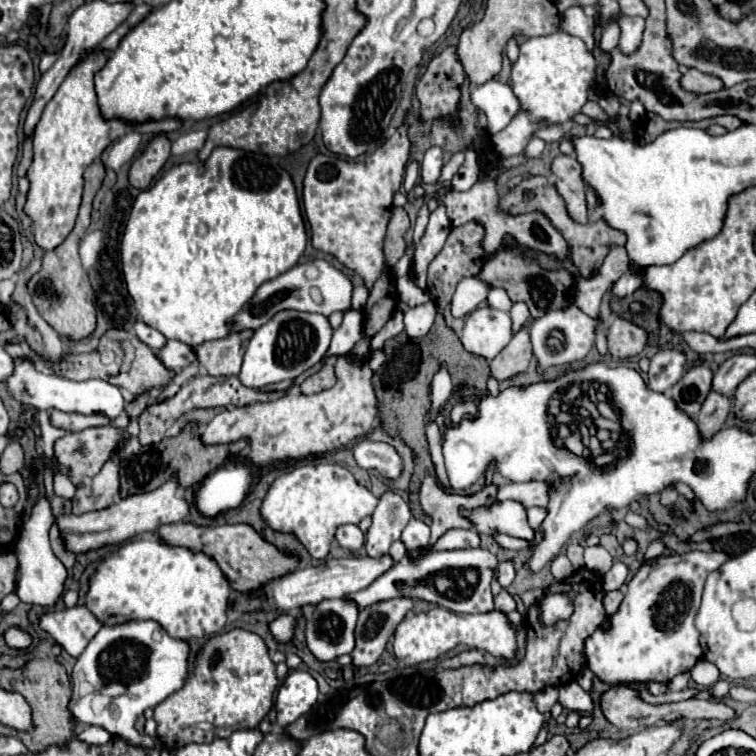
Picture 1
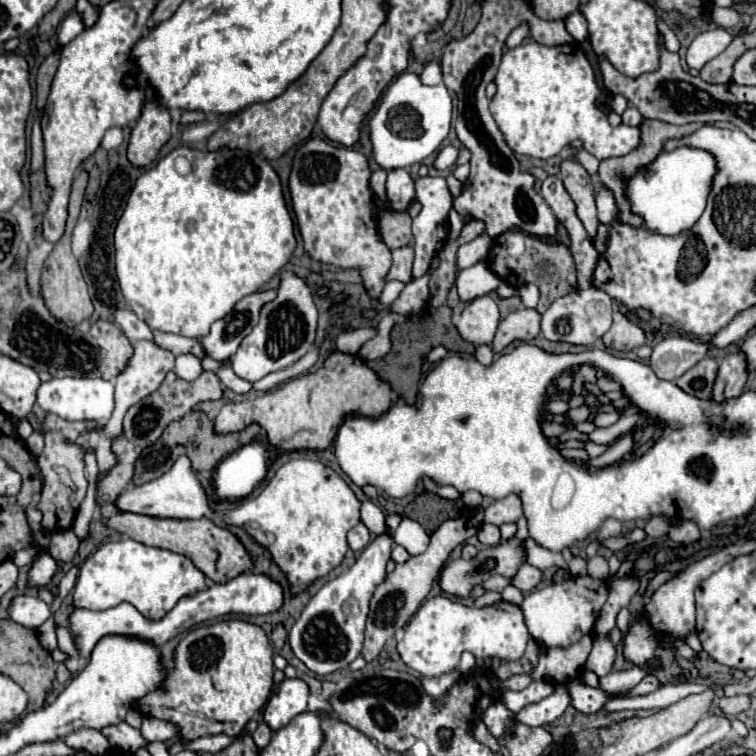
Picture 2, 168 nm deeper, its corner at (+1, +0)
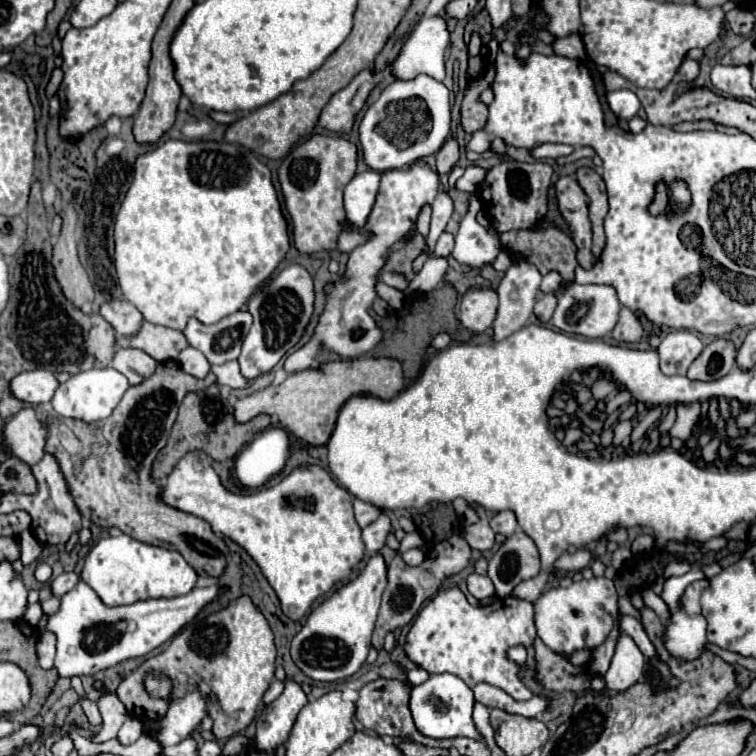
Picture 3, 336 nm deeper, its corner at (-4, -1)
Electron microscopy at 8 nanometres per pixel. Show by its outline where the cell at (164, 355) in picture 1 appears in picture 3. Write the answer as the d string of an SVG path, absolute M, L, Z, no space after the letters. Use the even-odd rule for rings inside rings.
M121 348L113 354L113 360L111 360L111 368L125 374L129 378L129 384L139 384L149 374L153 374L157 366L159 364L149 354L135 348Z

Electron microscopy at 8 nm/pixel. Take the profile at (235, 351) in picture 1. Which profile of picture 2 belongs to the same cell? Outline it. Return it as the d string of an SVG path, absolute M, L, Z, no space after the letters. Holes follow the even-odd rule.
M154 331L154 341L172 351L174 355L182 355L182 353L192 353L196 355L198 359L204 359L204 349L200 349L200 341L198 339L188 339L188 337L182 337L182 335L172 335L172 333L160 333L160 331Z

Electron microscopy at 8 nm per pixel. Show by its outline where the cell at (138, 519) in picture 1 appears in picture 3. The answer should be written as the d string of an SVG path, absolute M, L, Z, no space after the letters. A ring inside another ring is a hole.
M189 452L179 460L175 470L161 482L161 486L163 500L169 506L207 520L215 534L231 538L257 562L263 576L275 590L283 614L293 622L301 620L319 596L327 594L337 582L347 580L351 568L365 556L361 528L353 516L353 496L345 488L341 488L327 470L319 466L295 468L287 478L271 488L261 488L253 494L235 494L221 484L205 454Z

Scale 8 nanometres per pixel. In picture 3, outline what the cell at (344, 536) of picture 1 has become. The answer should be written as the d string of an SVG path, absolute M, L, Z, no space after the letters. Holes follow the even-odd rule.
M381 512L381 516L373 524L363 528L363 542L367 552L377 554L385 546L389 532L391 532L391 520L387 518L387 514Z

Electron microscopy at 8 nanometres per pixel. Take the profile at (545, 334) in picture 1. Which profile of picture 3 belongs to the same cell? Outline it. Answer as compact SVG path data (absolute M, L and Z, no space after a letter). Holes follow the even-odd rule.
M569 284L559 296L559 304L553 312L551 324L567 334L581 334L585 338L603 338L617 324L621 304L613 286L593 286L593 284Z

